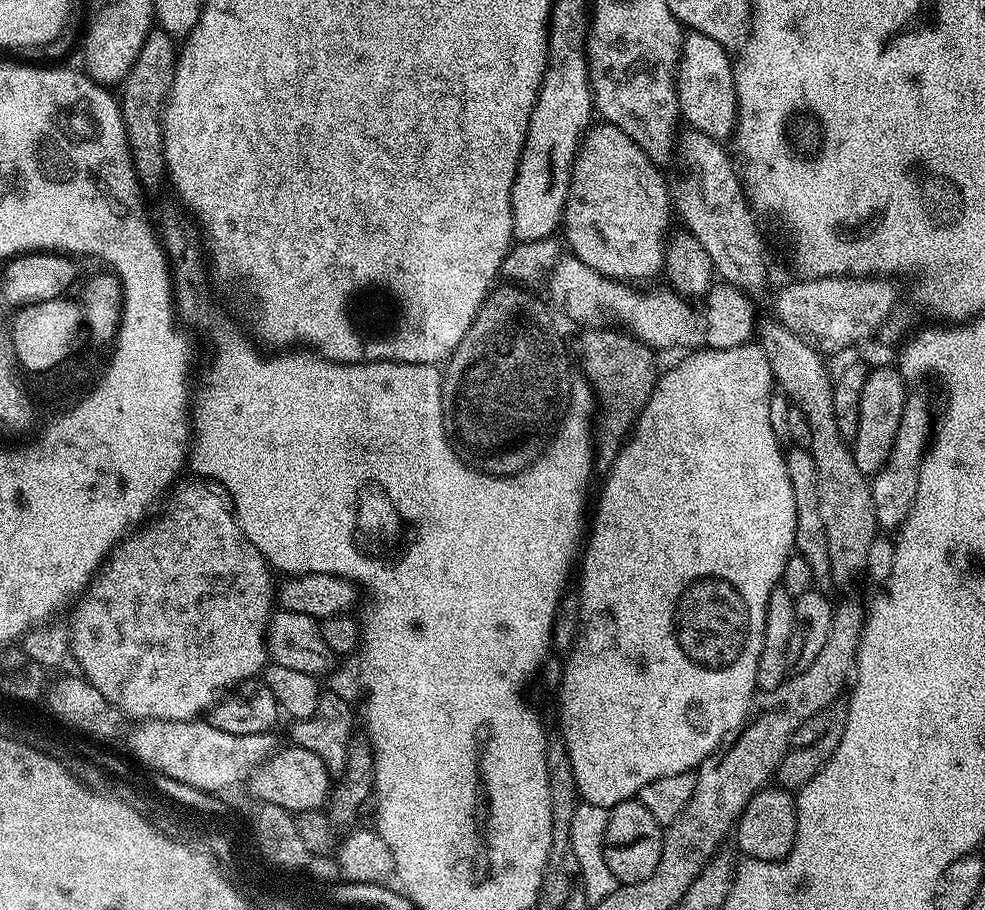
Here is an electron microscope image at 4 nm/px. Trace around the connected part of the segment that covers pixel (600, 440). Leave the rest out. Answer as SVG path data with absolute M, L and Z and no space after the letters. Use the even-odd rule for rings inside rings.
M594 326L583 332L578 338L581 373L591 385L598 405L594 424L594 456L599 465L601 463L602 467L608 468L620 452L649 394L653 392L658 367L653 349L621 329Z

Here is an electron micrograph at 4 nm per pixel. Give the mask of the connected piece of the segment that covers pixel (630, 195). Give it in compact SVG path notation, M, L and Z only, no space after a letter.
M607 122L593 123L585 131L576 160L572 164L572 181L568 187L568 200L564 204L562 233L568 239L571 255L578 257L586 266L598 270L611 280L637 282L660 276L664 267L664 245L669 235L668 223L674 220L674 205L670 184L661 169L618 126Z

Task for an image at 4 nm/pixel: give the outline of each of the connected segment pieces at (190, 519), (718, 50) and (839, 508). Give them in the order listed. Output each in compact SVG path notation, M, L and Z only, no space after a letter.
M207 478L191 479L181 479L171 489L167 499L163 501L162 507L159 509L161 512L157 511L147 523L129 532L112 549L108 559L101 564L95 578L90 581L71 609L71 612L73 611L72 620L70 619L72 658L78 662L78 666L81 667L89 684L94 686L94 690L98 690L98 694L102 694L102 698L106 698L106 702L113 704L119 712L124 713L125 717L132 719L133 716L133 721L136 722L145 720L182 722L203 717L204 711L208 712L214 709L221 700L225 699L226 694L231 693L228 691L235 684L237 687L243 685L245 680L259 677L270 660L266 633L268 622L272 619L274 611L273 569L264 559L264 555L242 534L236 521L236 514L232 511L228 494L224 490L224 485Z
M689 31L685 35L683 44L680 45L680 62L676 66L676 97L678 98L678 106L680 107L680 114L685 124L693 132L701 132L706 134L714 140L721 142L727 141L727 136L731 137L736 131L736 83L732 74L733 61L730 59L729 49L723 48L718 42L714 42L712 38L706 38L701 32Z
M775 318L761 319L755 335L760 349L770 362L773 381L792 399L797 413L810 426L810 451L818 470L819 507L826 530L829 547L830 570L833 585L852 584L856 575L863 573L867 566L870 544L878 537L878 525L874 514L874 498L869 477L860 473L852 457L849 441L838 430L834 422L833 377L828 377L825 357L814 346L802 342Z

